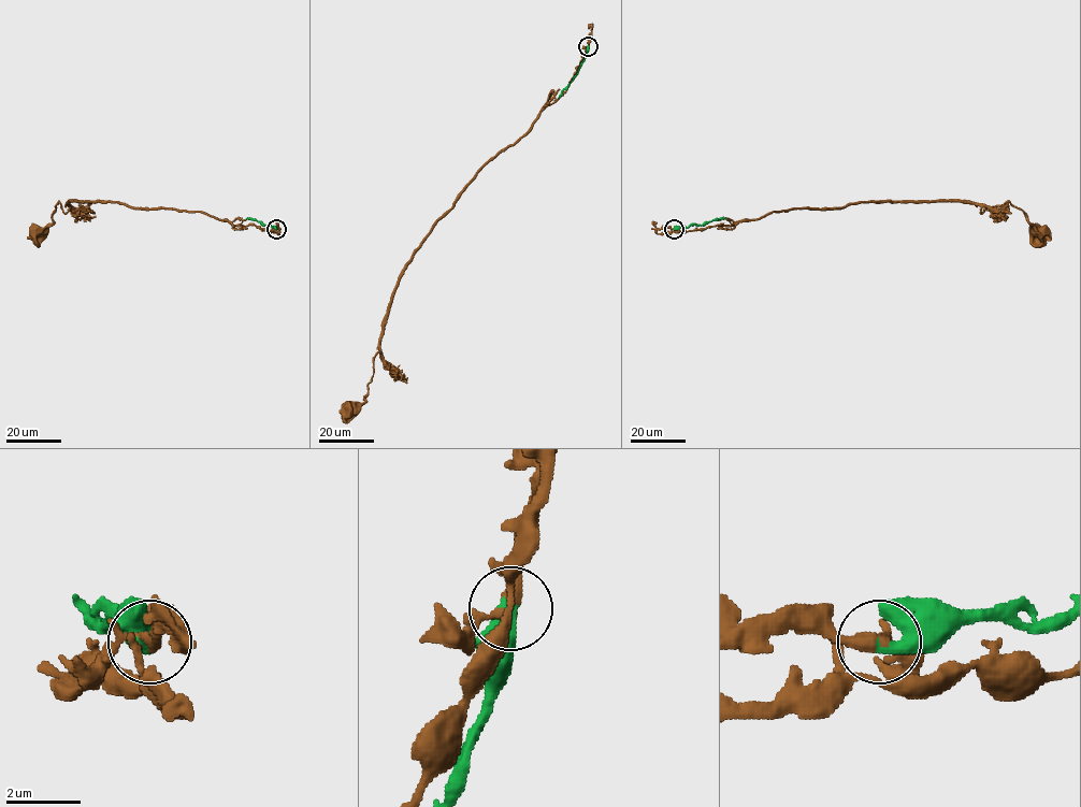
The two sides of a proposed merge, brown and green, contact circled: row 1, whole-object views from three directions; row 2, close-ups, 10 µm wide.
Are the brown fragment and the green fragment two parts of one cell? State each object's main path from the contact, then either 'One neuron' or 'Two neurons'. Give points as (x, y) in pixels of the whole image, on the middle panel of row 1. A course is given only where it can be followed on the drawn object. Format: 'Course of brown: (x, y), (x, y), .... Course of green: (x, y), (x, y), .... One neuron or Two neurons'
Course of brown: (589, 46), (566, 90), (484, 166), (414, 255), (393, 296), (364, 401), (347, 407). Course of green: (589, 46), (577, 73), (558, 98). One neuron

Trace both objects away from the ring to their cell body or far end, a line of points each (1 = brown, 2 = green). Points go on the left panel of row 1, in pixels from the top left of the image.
1: (276, 229), (235, 226), (200, 212), (70, 201), (66, 213), (59, 202), (55, 205), (53, 222), (35, 231)
2: (276, 229), (246, 219)

